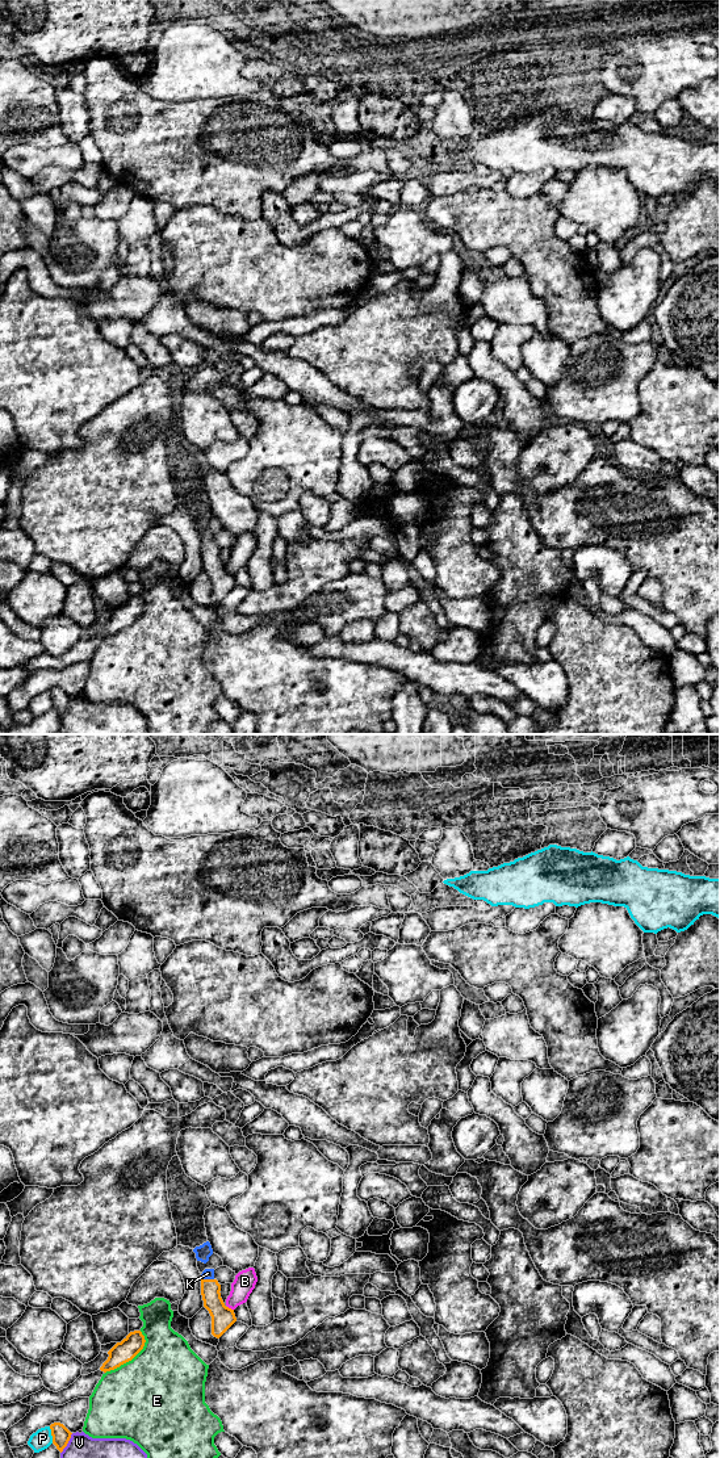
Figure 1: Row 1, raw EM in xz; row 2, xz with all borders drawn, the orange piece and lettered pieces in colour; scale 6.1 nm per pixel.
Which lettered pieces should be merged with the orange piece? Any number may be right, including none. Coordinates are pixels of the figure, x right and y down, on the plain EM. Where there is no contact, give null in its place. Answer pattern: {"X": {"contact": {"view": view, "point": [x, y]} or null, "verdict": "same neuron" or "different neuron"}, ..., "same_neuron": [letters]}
{"B": {"contact": {"view": "xz", "point": [230, 573]}, "verdict": "different neuron"}, "E": {"contact": {"view": "xz", "point": [132, 623]}, "verdict": "different neuron"}, "K": {"contact": {"view": "xz", "point": [208, 544]}, "verdict": "same neuron"}, "P": {"contact": {"view": "xz", "point": [51, 699]}, "verdict": "different neuron"}, "V": {"contact": {"view": "xz", "point": [67, 707]}, "verdict": "different neuron"}, "same_neuron": ["K"]}

